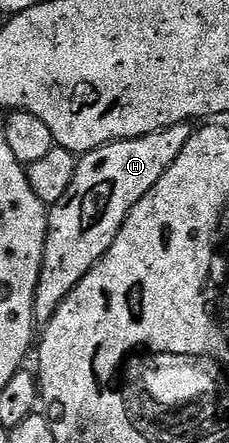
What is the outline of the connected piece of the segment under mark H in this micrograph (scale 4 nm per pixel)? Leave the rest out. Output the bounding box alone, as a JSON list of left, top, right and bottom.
[35,123,193,326]

